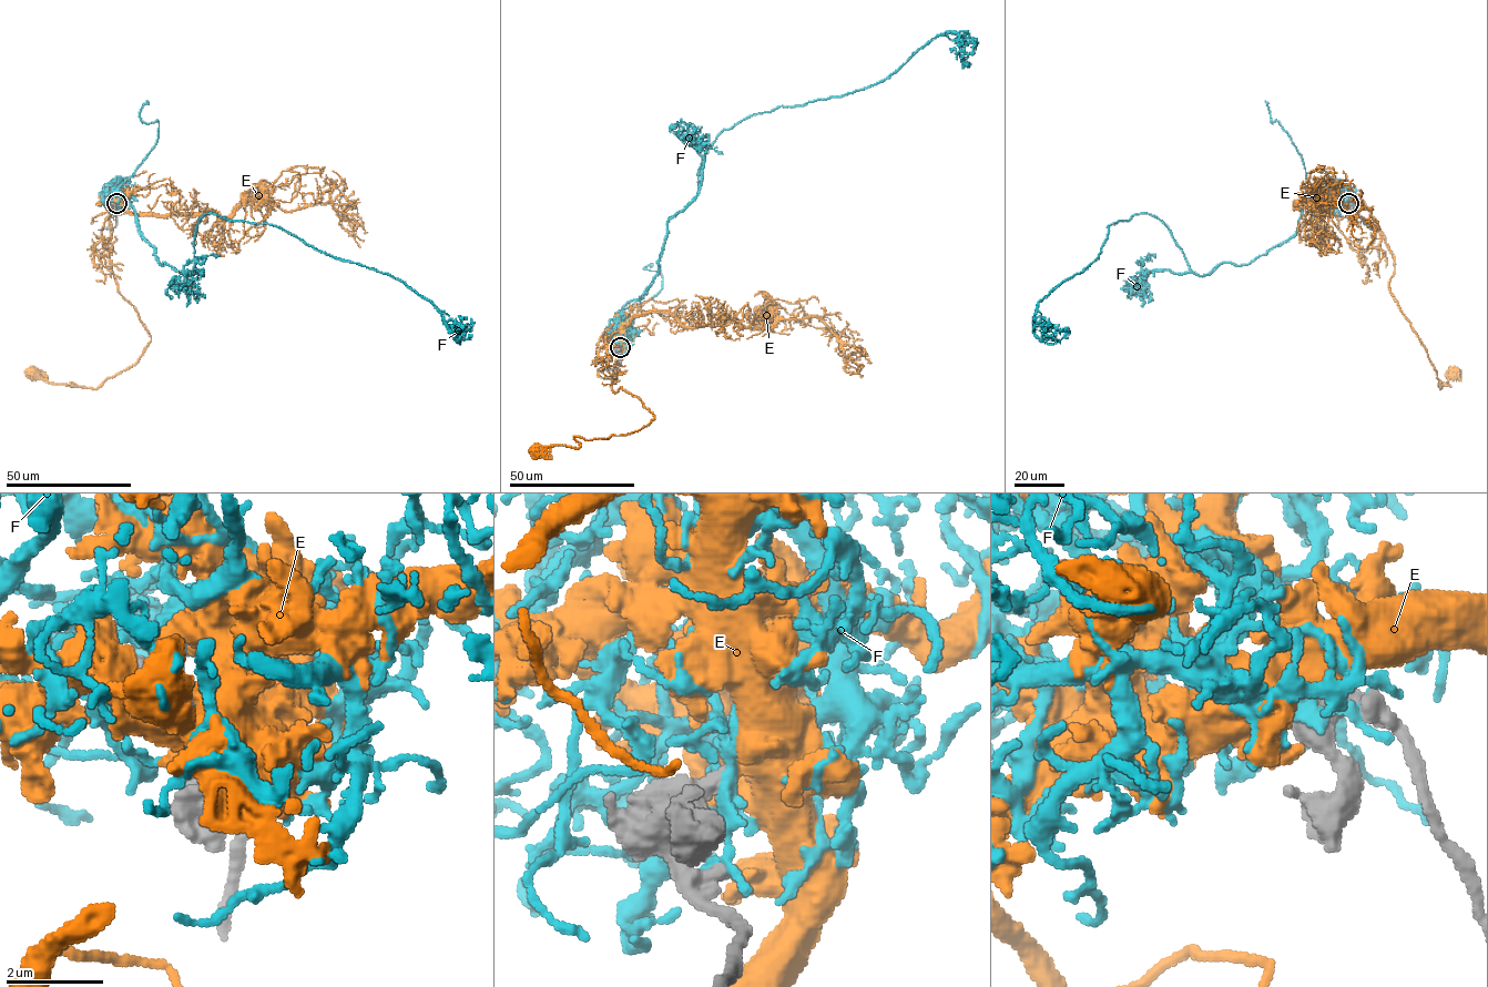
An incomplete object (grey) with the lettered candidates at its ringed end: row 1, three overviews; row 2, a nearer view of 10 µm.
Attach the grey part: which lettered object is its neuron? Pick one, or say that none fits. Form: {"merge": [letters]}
{"merge": ["E"]}

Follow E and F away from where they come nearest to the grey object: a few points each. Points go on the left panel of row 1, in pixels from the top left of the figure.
E: (116, 203), (110, 217), (112, 273), (151, 341), (133, 364), (95, 388), (48, 383), (31, 374)
F: (116, 203), (112, 191), (160, 263), (182, 273), (205, 214), (272, 224), (403, 281), (459, 343), (465, 328)

